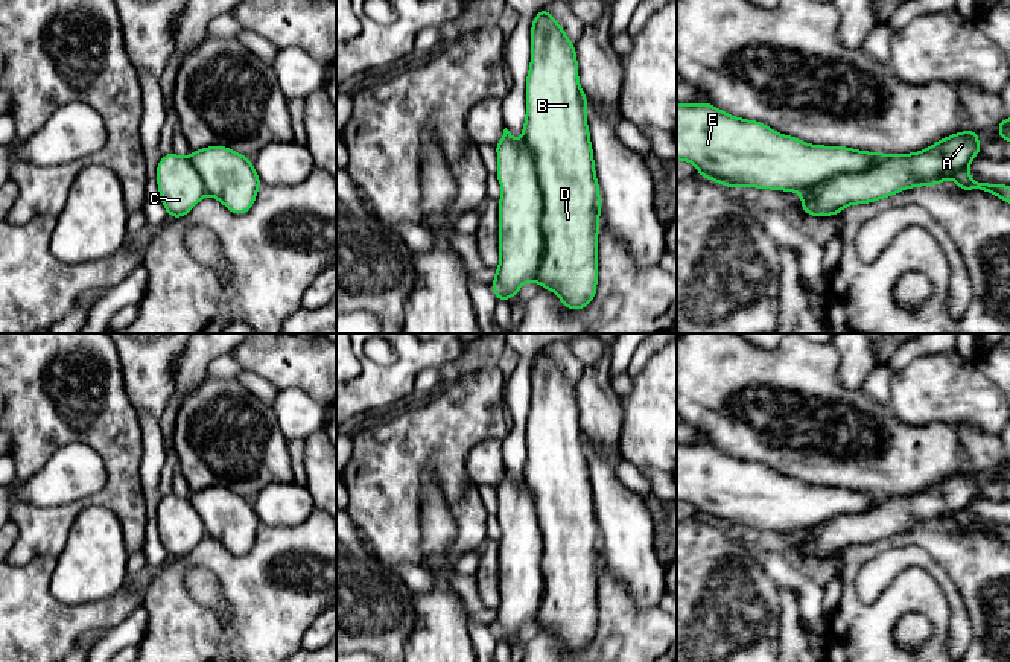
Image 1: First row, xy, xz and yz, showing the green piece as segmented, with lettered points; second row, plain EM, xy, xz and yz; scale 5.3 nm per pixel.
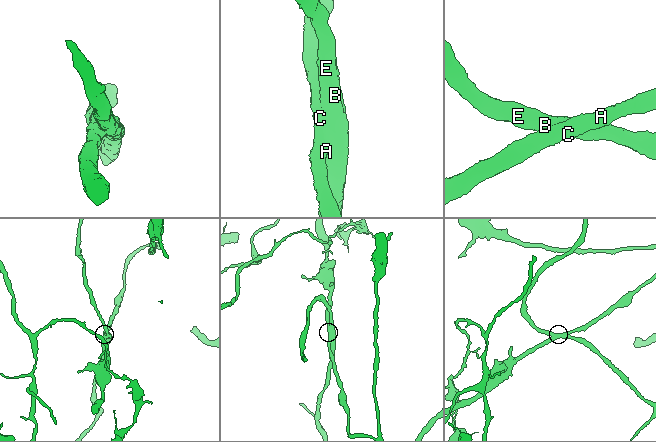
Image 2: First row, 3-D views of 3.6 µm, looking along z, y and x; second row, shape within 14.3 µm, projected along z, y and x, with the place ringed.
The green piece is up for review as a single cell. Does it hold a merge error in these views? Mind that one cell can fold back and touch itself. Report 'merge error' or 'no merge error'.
merge error

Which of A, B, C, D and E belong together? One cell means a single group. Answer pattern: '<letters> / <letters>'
A C / B D E

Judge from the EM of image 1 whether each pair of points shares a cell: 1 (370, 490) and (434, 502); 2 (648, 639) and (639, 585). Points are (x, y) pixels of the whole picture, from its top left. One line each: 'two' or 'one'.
1: two
2: two

